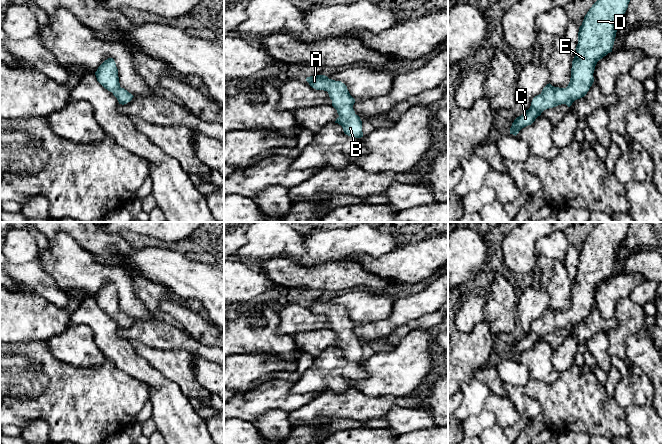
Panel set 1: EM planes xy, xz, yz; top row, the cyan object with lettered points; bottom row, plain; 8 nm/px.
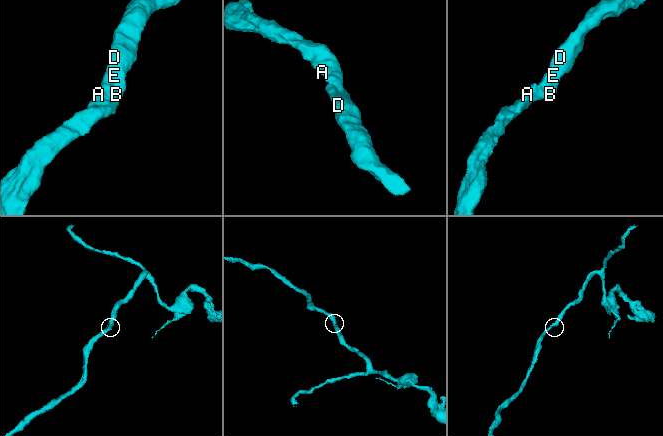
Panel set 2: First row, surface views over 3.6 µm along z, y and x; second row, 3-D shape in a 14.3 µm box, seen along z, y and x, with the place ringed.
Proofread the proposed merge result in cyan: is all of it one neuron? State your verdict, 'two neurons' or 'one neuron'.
one neuron

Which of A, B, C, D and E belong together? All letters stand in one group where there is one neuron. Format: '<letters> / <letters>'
A B C D E

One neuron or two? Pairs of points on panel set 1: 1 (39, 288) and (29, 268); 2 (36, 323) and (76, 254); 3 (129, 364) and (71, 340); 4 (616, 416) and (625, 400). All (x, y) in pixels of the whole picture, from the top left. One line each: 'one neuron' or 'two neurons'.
1: one neuron
2: two neurons
3: two neurons
4: two neurons

